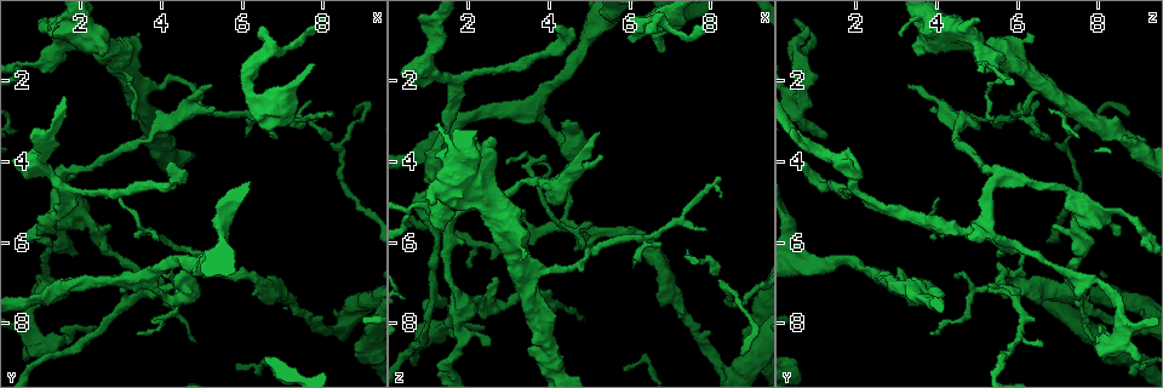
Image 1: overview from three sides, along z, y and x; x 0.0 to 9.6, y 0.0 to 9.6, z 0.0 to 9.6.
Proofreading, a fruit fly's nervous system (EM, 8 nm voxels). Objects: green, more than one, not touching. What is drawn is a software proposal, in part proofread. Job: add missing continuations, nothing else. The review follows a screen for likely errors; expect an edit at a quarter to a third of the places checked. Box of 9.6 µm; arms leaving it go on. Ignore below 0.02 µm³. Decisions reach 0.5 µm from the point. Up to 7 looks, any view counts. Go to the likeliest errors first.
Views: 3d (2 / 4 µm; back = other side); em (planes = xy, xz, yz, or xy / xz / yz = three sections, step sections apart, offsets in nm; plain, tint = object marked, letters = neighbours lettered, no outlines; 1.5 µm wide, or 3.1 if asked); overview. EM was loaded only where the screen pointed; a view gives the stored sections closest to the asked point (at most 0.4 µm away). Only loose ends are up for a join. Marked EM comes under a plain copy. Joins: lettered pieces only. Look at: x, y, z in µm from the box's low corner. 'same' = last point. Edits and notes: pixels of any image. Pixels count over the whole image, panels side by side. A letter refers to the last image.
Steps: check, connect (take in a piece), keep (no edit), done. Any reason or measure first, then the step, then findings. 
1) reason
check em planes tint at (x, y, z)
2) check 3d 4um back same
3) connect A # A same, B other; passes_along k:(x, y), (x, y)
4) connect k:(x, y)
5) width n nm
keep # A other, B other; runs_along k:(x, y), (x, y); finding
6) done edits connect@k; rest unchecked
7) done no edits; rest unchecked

free end
check em planes letters at (4.65, 6.60, 3.10)

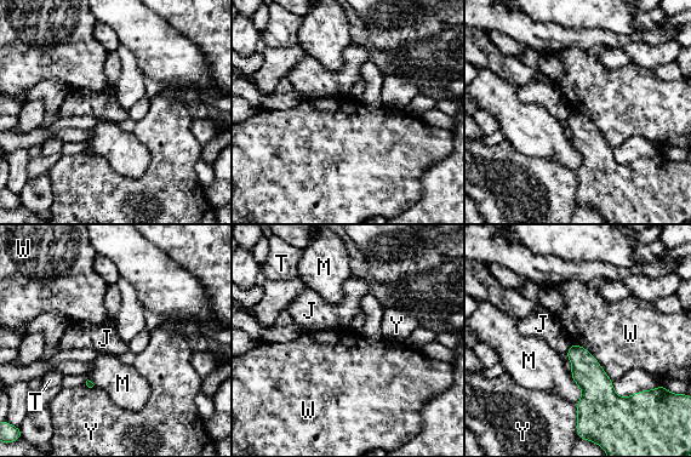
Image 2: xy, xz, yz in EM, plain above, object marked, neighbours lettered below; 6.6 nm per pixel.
keep # J other, M other, T other, W other, Y other; border 2:(572, 342), (584, 347), (612, 381); none of them fits

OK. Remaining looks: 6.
an open end
check em yz step 8 tint at (6.90, 3.40, 1.25)

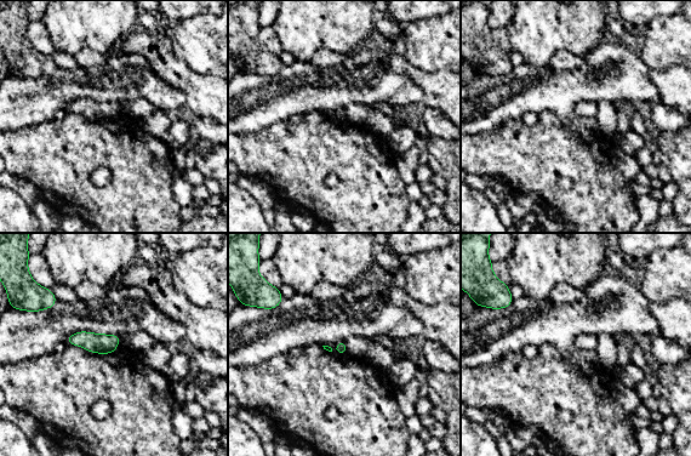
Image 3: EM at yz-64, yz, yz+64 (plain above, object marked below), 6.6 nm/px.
check em planes letters same

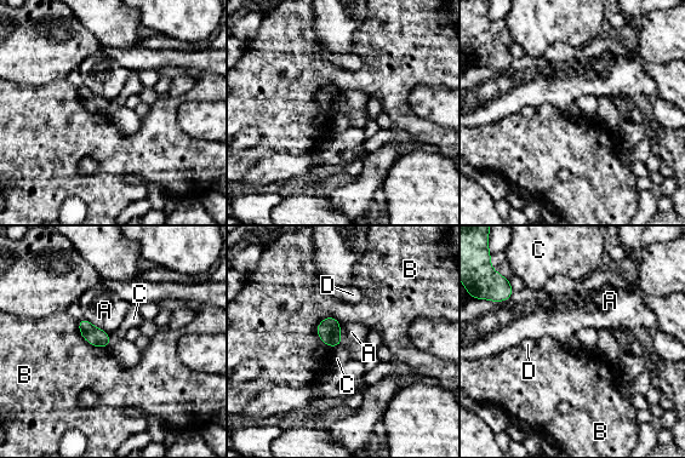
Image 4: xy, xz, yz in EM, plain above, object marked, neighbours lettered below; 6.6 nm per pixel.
keep # A other, B other, C other, D other; none of them fits

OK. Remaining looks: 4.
an open end
check em planes letters at (0.75, 8.85, 9.10)

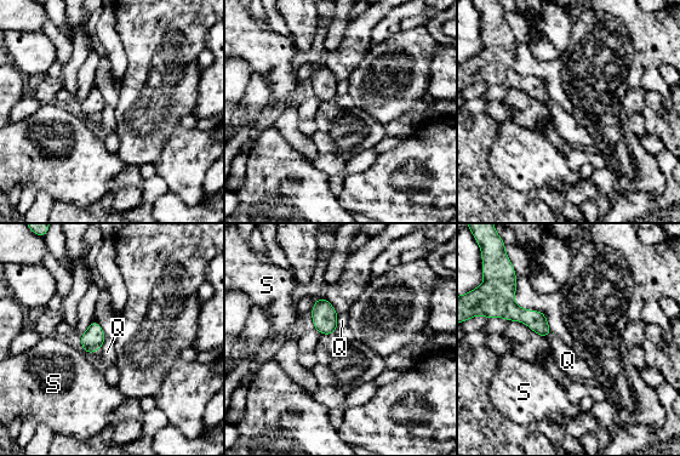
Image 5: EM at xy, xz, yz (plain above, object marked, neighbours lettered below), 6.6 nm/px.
keep # Q other, S other; border 5:(338, 315), (336, 328); no lettered piece goes on from it

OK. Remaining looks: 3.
done no edits; rest unchecked

